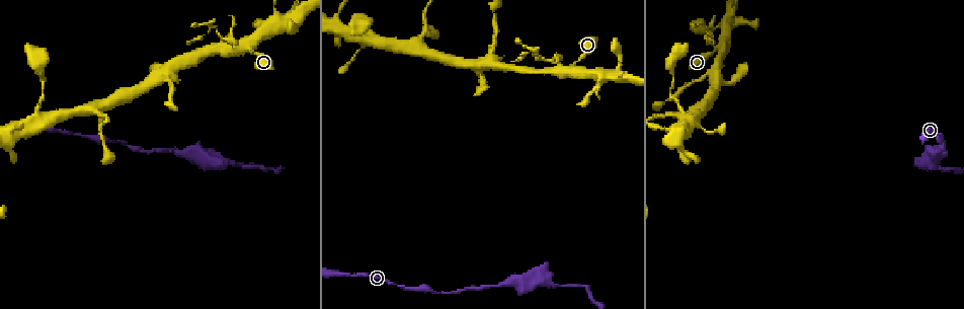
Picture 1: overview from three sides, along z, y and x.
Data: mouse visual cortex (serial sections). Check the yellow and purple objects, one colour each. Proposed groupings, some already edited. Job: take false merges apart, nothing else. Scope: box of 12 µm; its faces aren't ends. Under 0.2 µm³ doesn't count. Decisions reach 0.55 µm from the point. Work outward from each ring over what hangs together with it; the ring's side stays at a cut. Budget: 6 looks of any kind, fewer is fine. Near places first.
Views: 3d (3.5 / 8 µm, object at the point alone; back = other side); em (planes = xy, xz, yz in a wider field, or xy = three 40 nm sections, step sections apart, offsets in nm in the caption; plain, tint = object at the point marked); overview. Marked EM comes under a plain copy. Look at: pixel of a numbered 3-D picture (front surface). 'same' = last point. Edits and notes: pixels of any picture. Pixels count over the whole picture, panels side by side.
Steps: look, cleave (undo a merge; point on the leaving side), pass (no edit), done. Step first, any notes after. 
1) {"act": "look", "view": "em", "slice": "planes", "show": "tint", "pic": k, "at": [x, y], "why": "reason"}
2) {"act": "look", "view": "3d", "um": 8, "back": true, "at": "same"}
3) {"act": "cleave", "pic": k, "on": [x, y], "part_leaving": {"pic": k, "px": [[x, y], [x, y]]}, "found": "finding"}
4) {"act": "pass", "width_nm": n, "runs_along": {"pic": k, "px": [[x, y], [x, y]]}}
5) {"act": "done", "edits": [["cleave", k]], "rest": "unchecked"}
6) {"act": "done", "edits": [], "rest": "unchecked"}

{"act": "look", "view": "3d", "um": 8, "back": true, "pic": 1, "at": [99, 114], "why": "thick turns thin"}

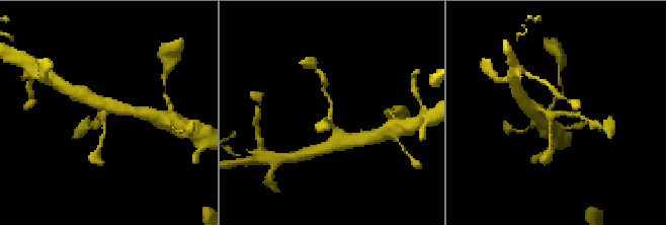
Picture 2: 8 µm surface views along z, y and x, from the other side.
{"act": "look", "view": "3d", "um": 3.5, "back": true, "pic": 2, "at": [104, 115], "why": "closer look"}

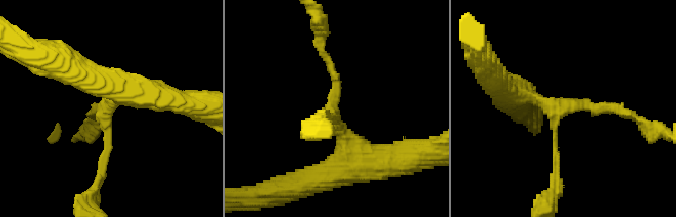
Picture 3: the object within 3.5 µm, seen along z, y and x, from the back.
{"act": "look", "view": "em", "slice": "xy", "step": 1, "show": "tint", "pic": 3, "at": [333, 112]}

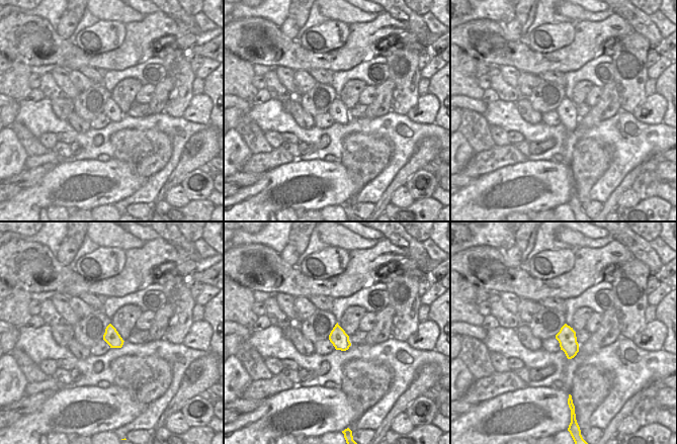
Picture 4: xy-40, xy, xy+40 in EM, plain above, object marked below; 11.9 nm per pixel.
{"act": "pass", "runs_along": {"pic": 3, "px": [[503, 87], [550, 109], [622, 112]]}, "found": "continuous, no second cell"}

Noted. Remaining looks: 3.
{"act": "look", "view": "3d", "um": 3.5, "back": true, "pic": 1, "at": [927, 162]}

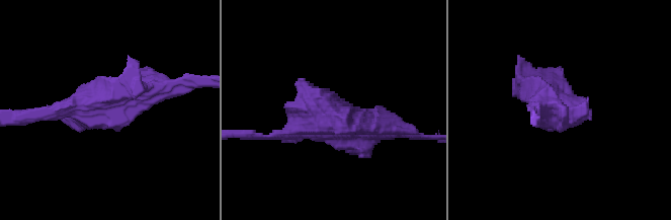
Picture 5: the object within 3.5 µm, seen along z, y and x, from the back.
{"act": "look", "view": "em", "slice": "xy", "step": 1, "show": "tint", "pic": 5, "at": [90, 108], "why": "need the tissue"}

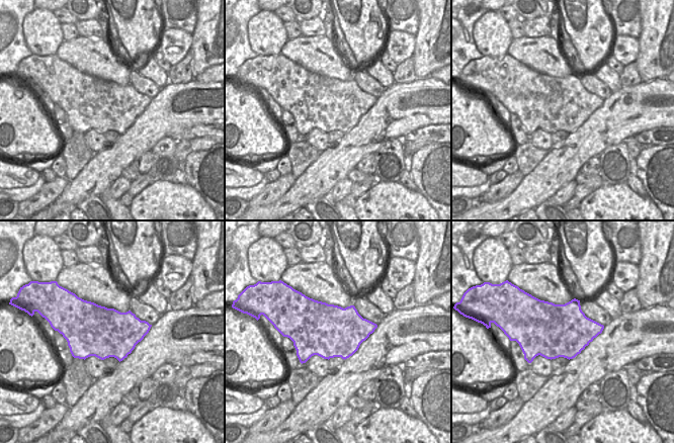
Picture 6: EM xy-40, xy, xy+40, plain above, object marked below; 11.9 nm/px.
{"act": "look", "view": "em", "slice": "planes", "show": "tint", "at": "same", "why": "another direction"}

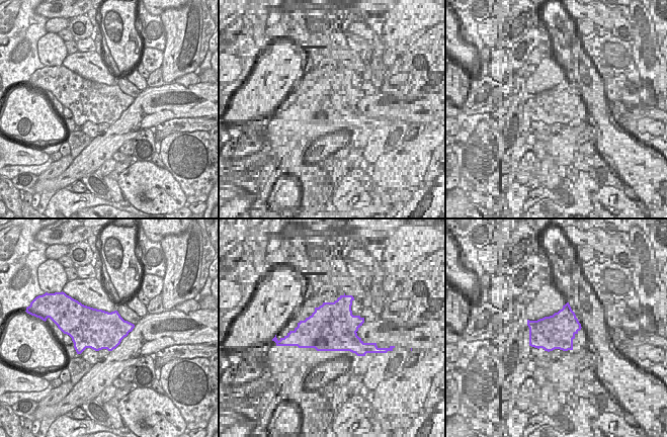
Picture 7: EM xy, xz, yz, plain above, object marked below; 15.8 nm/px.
{"act": "pass", "found": "all the same cell"}

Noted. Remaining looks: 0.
{"act": "done", "edits": [], "rest": "unchecked"}

